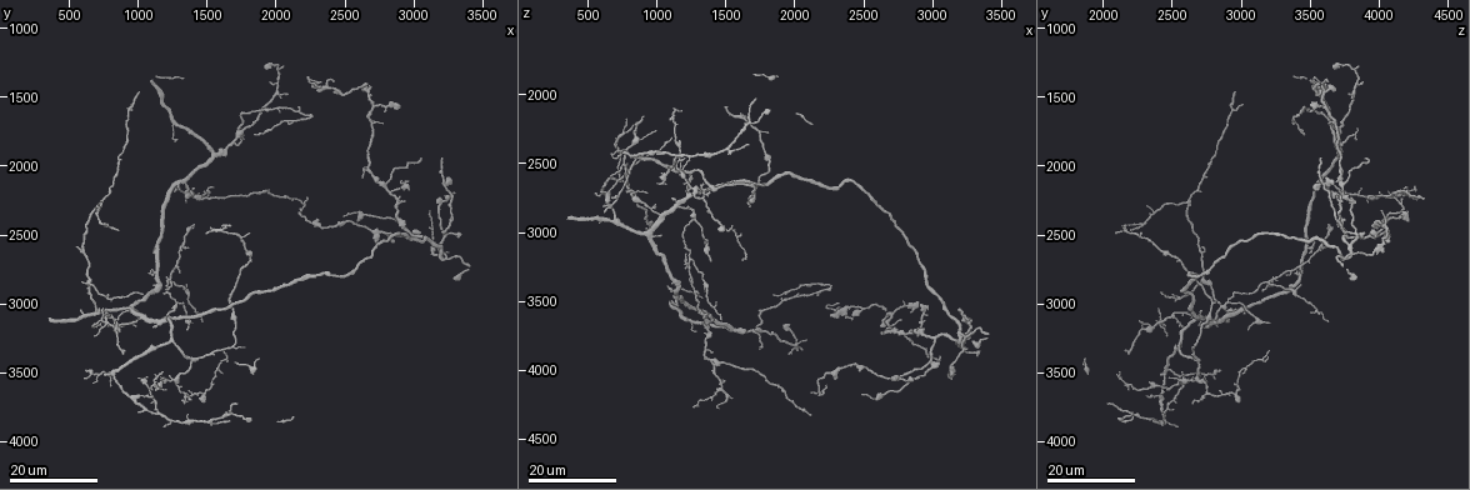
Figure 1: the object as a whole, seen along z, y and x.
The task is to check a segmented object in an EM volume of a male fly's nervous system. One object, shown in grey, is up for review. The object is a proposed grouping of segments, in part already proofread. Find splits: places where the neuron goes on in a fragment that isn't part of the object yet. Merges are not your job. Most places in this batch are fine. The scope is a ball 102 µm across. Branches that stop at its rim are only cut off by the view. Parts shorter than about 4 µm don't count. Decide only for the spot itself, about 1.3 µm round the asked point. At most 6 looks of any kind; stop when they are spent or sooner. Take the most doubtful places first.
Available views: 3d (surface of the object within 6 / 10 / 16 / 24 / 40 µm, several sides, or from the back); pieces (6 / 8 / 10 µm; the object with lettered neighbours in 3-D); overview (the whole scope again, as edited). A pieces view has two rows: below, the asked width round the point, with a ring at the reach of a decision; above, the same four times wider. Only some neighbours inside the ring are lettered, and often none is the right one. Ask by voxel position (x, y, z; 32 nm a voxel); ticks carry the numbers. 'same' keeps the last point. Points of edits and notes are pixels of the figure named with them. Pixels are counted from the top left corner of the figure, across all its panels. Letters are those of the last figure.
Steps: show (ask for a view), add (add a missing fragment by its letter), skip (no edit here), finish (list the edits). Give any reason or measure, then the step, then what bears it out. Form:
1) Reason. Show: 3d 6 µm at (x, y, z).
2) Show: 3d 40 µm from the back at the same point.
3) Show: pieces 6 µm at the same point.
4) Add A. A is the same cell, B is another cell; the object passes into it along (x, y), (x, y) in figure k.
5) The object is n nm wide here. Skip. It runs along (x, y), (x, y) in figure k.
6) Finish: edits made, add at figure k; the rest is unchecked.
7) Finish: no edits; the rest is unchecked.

Free end. Show: 3d 24 µm at (1500, 2480, 2080).

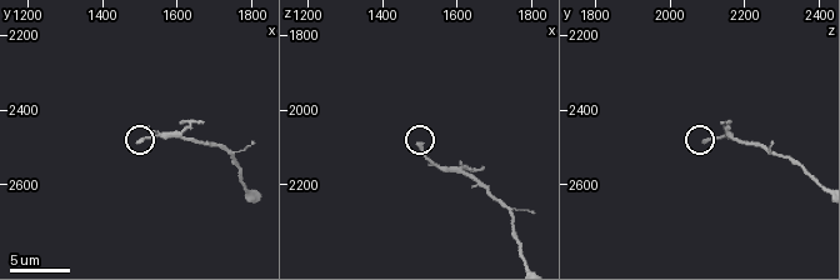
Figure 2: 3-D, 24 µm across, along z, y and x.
See the neighbours. Show: pieces 6 µm at (1490, 2490, 2090).

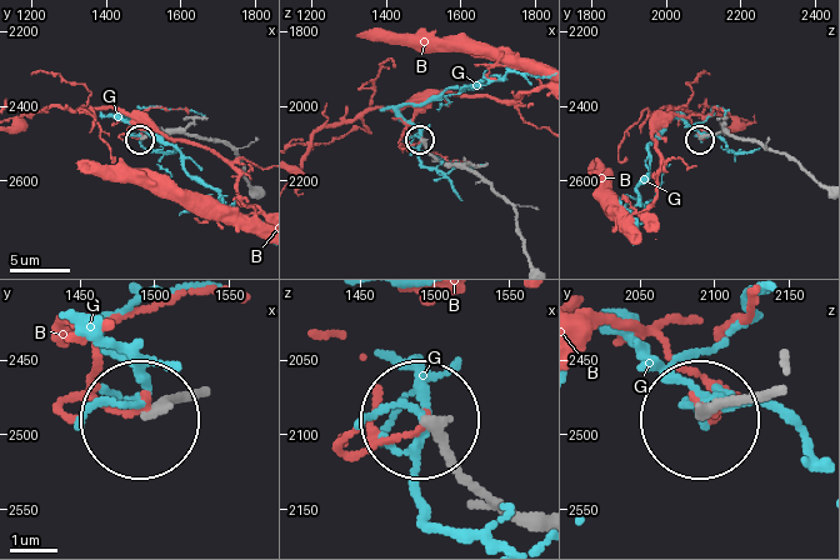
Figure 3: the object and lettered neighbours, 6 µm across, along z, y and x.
Skip. B and G are other cells; it runs along (771, 390), (704, 410) in figure 3; none of them fits.

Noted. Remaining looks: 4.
Branch stops here. Show: 3d 16 µm at (580, 2600, 2720).

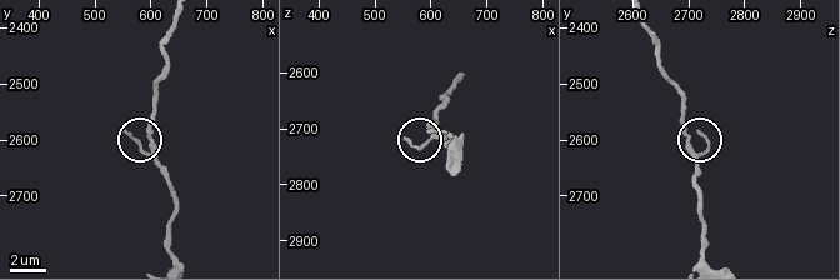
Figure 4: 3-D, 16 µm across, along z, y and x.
Show: pieces 6 µm at (560, 2590, 2720).

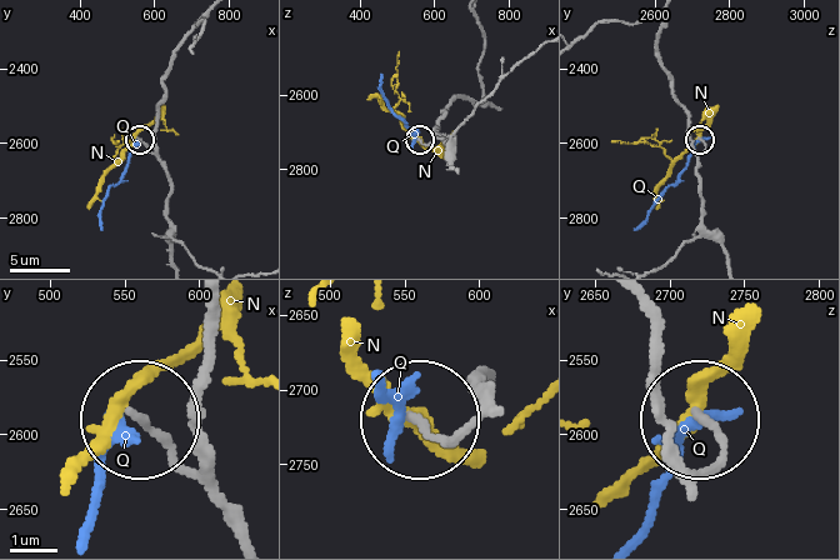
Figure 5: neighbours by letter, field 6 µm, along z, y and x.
The object is 160 nm wide here. Skip. N and Q are other cells; it runs along (695, 491), (714, 455), (706, 424) in figure 5; no lettered fragment goes on from it.

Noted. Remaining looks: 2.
Free end. Show: 3d 24 µm at (1120, 3140, 2740).

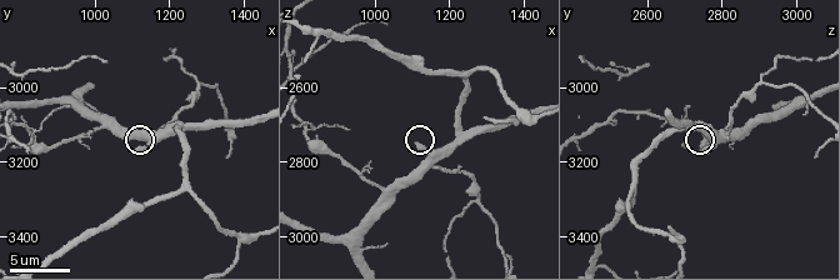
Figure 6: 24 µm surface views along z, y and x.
Show: pieces 10 µm at (1120, 3170, 2750).

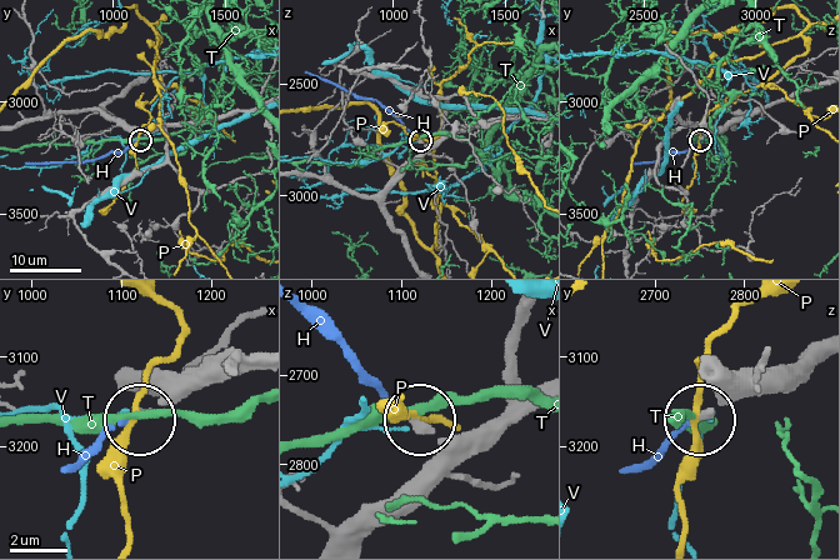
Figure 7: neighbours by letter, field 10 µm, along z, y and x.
Add H. H is the same cell, P, T and V are other cells; it goes on there.

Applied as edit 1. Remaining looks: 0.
Finish: edits made, add at figure 7; the rest is unchecked.

